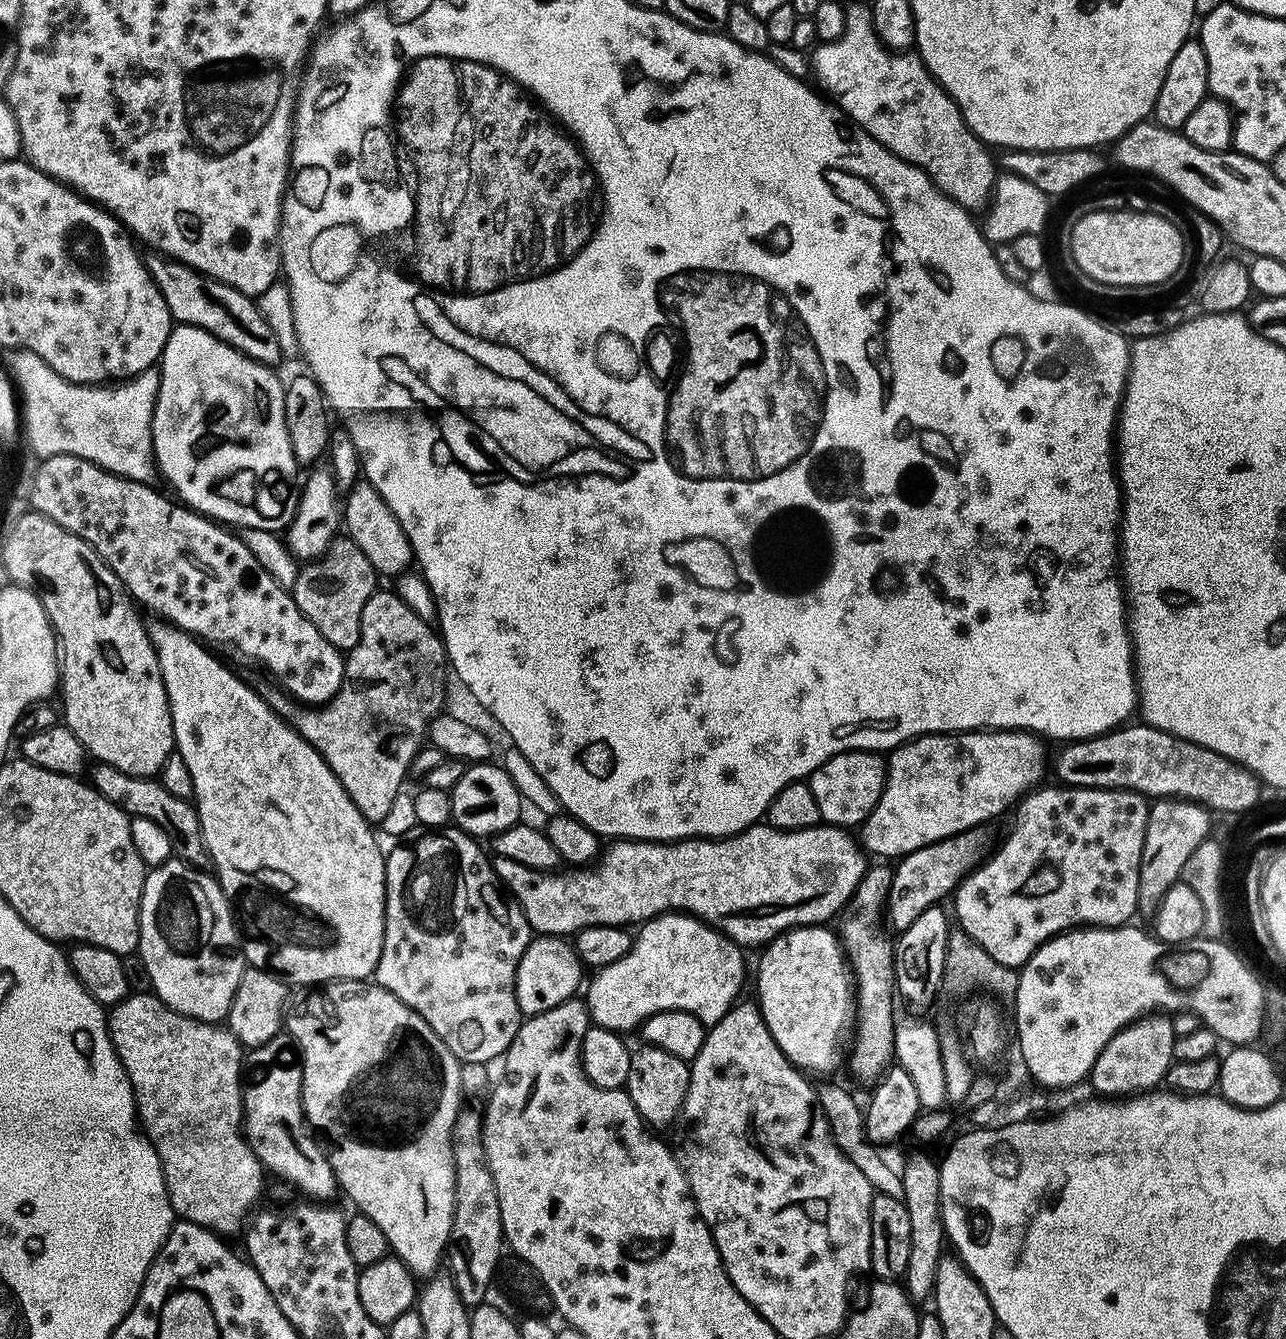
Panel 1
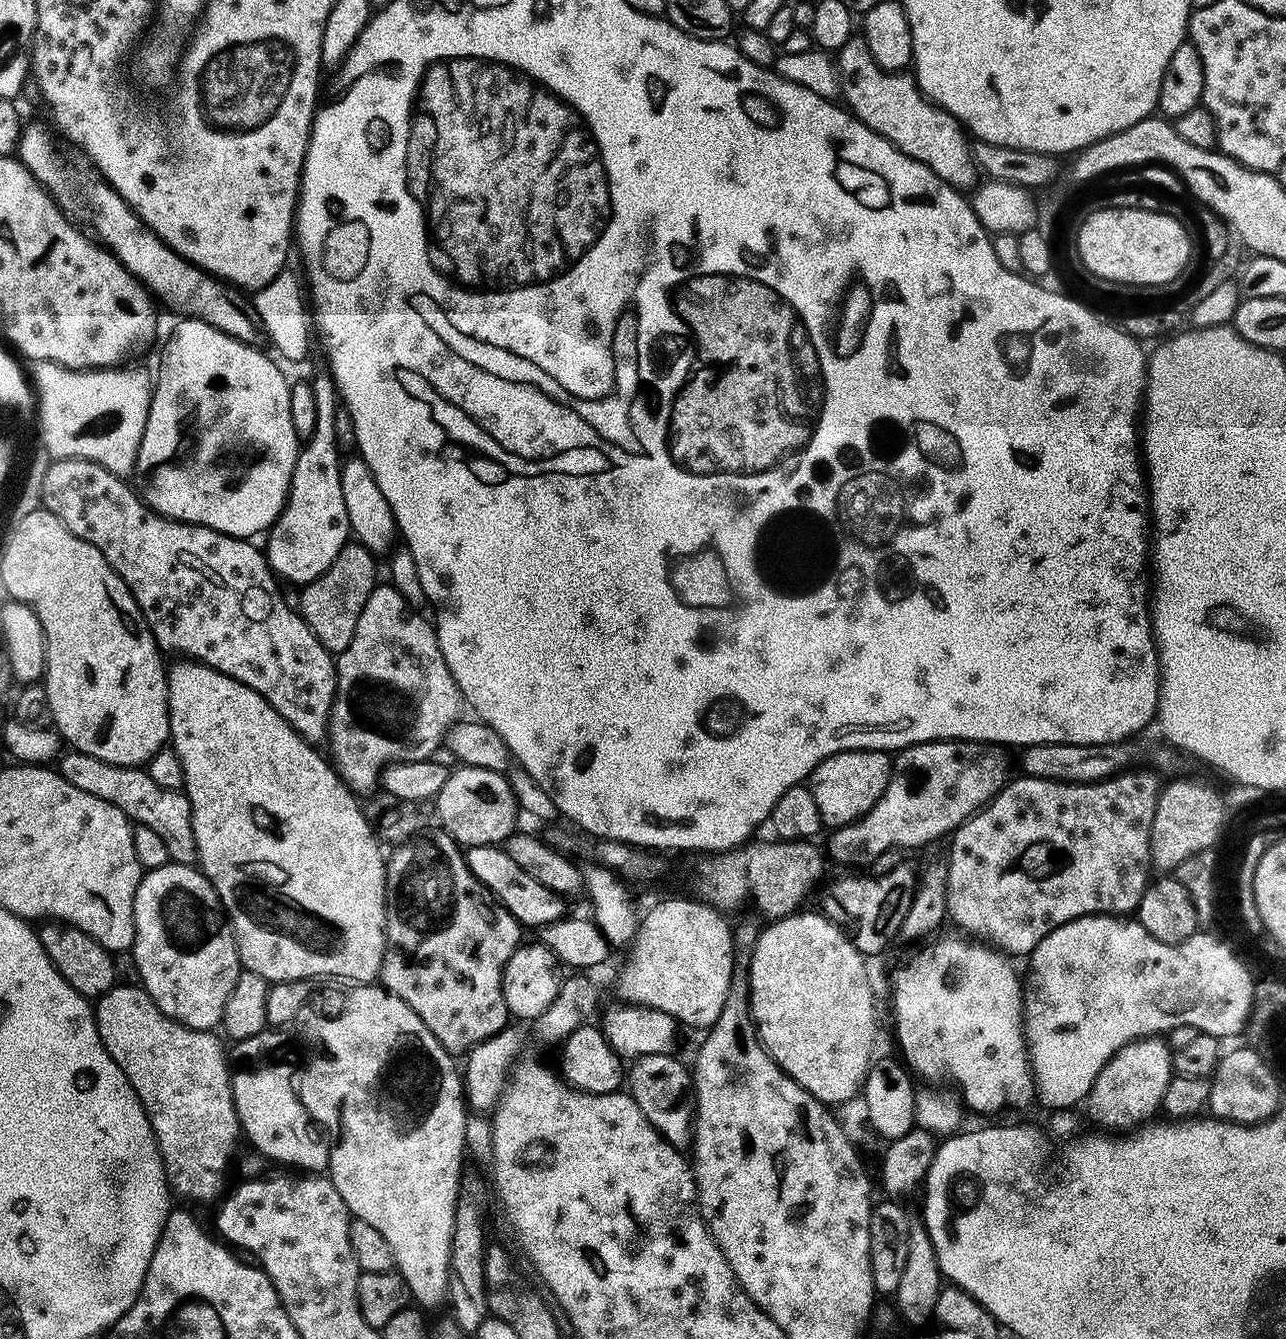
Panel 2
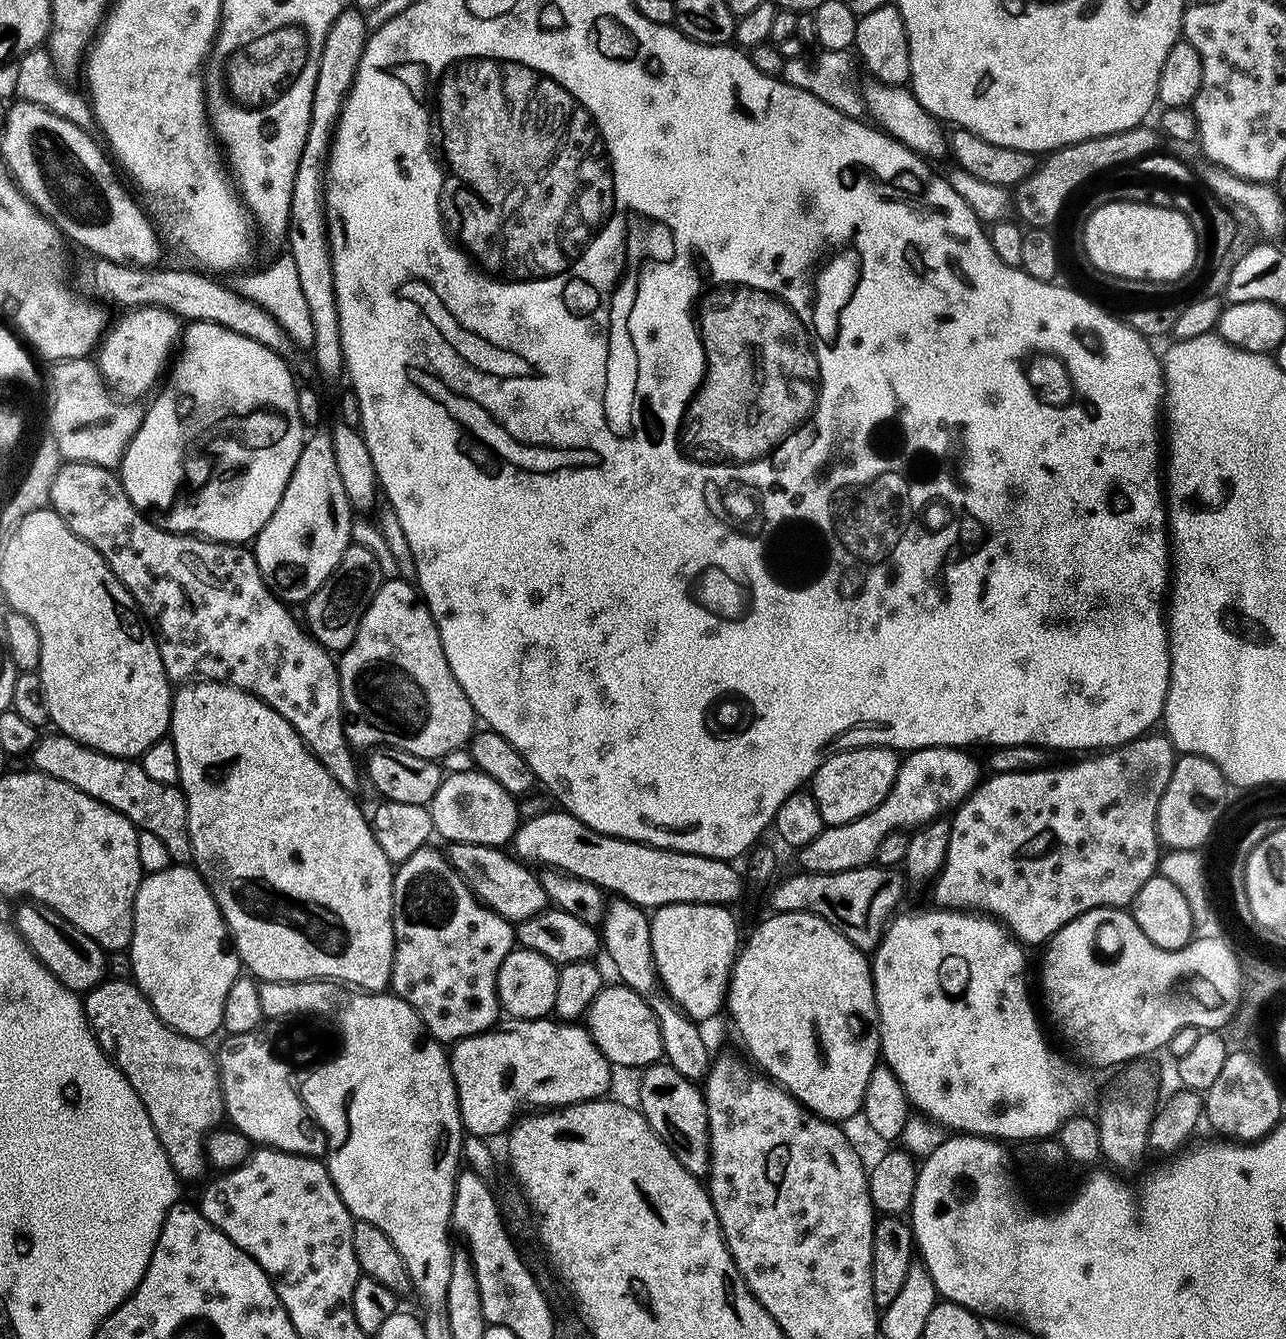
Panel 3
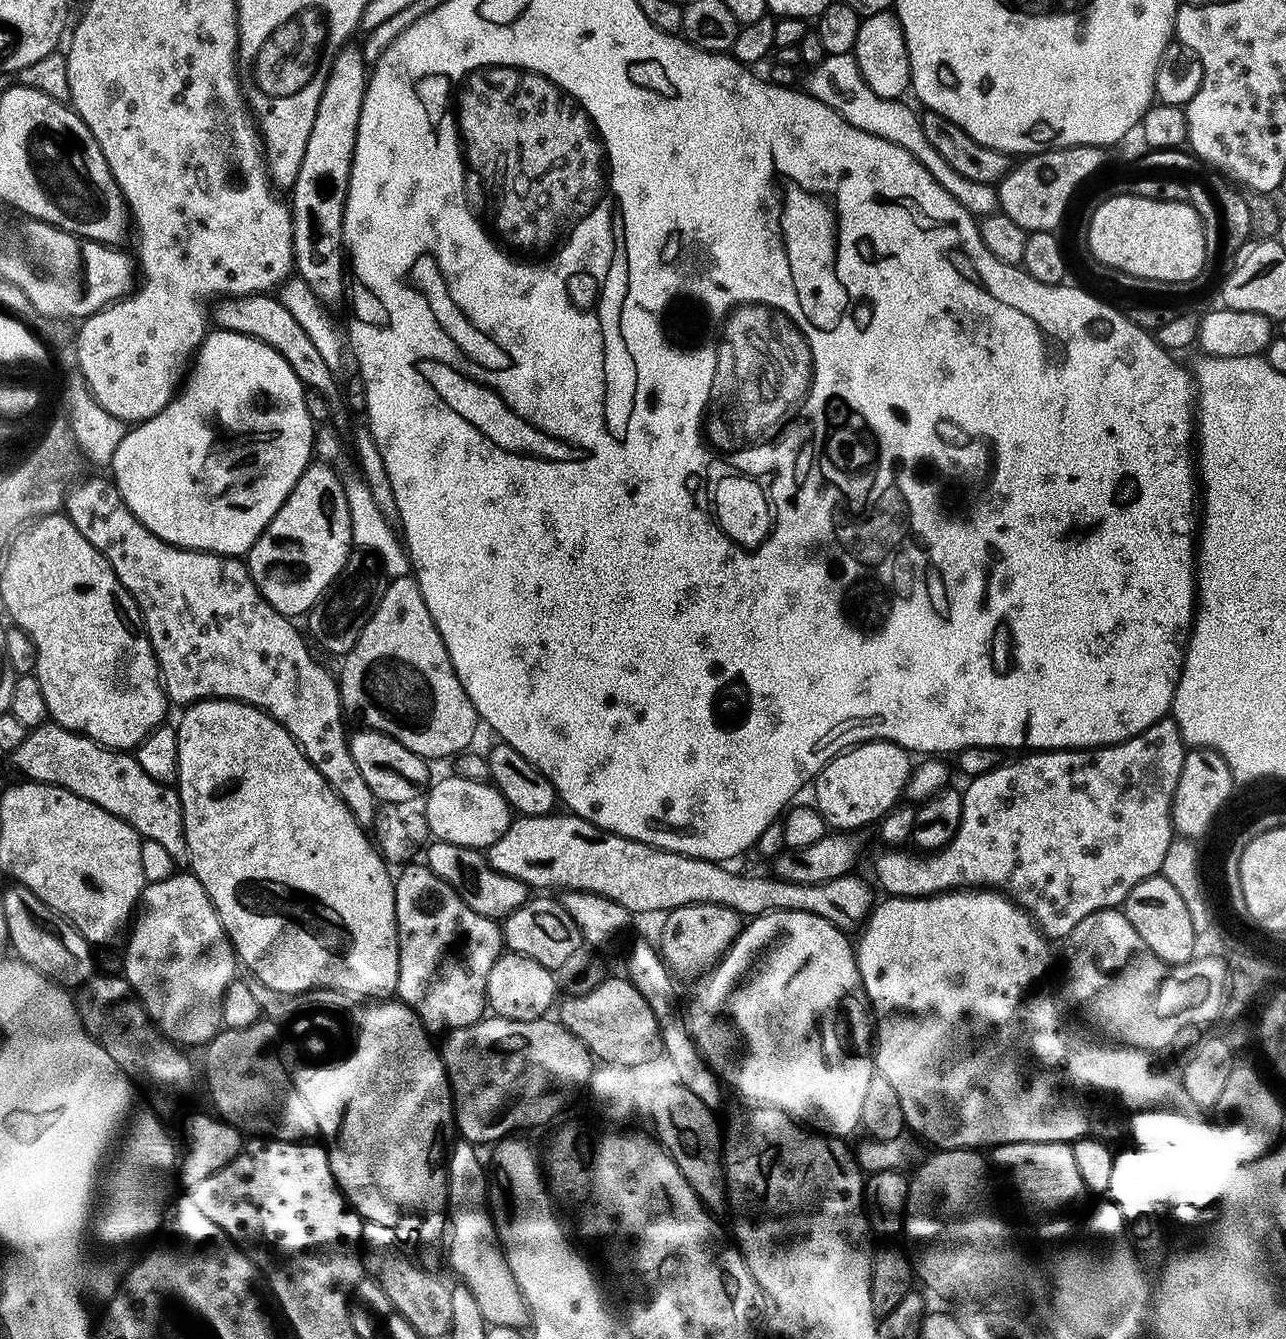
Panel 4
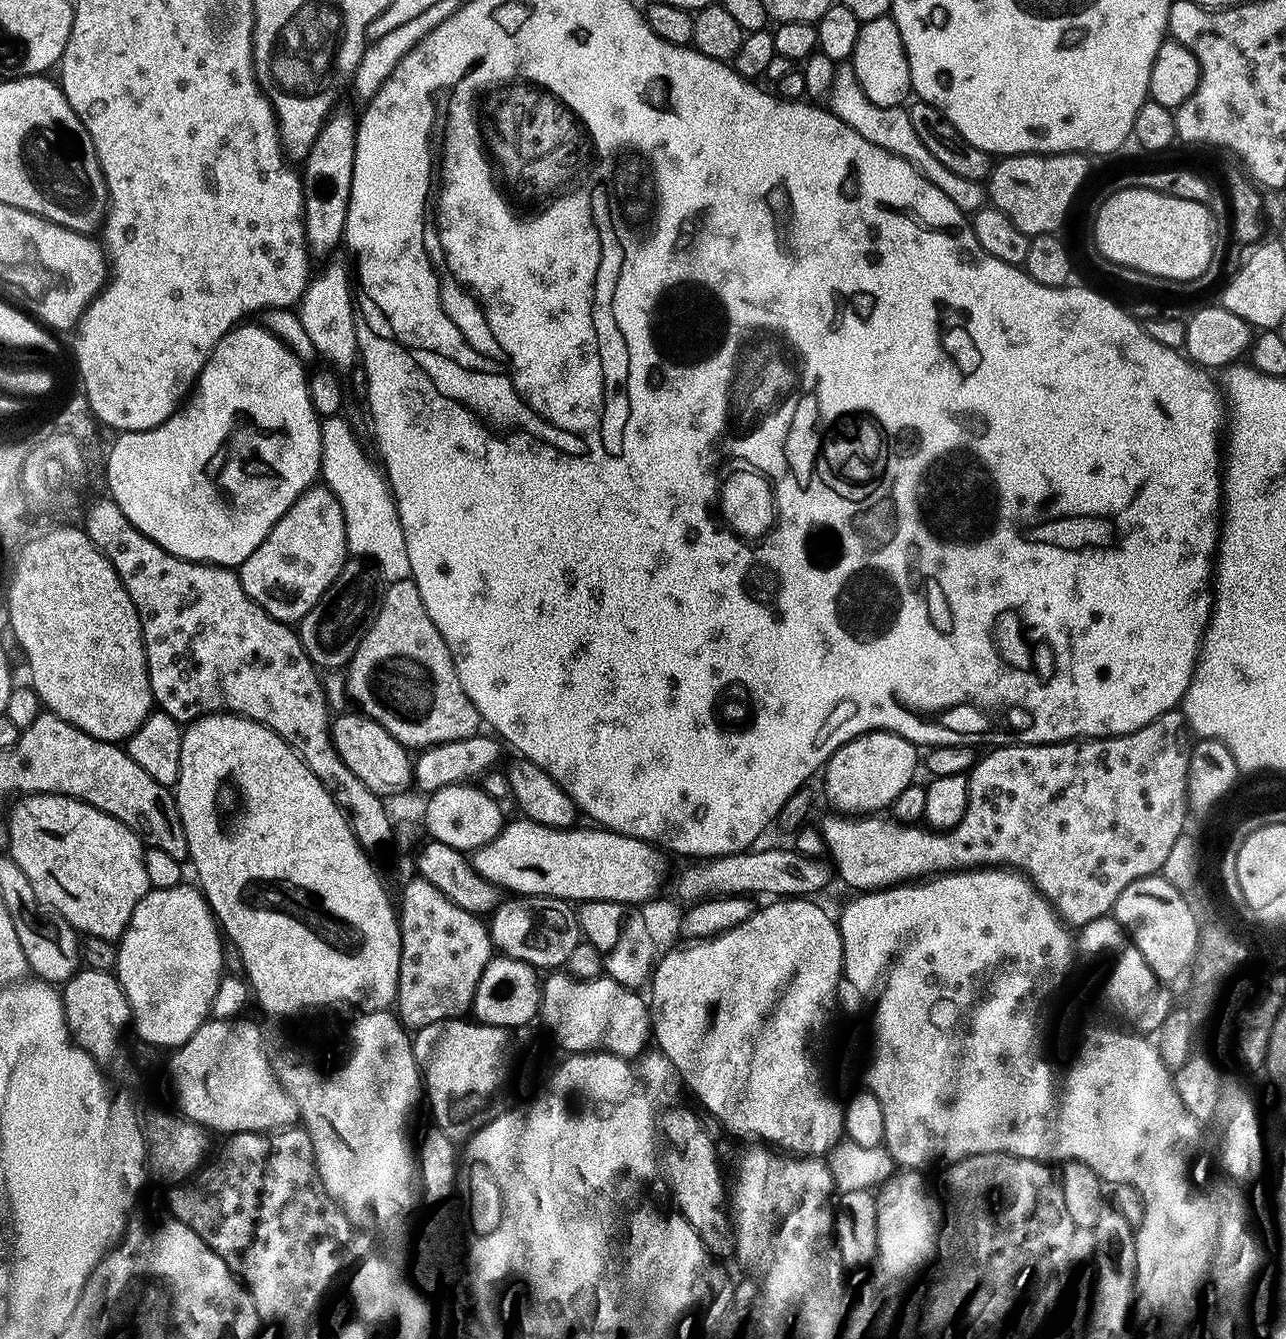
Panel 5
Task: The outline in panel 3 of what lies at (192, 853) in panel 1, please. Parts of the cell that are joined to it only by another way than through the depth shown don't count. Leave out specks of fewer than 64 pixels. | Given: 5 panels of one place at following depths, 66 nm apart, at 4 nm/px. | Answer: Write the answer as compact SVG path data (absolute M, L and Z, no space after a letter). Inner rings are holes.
M41 735L30 753L31 767L35 771L62 778L62 782L70 782L70 786L90 794L90 798L118 810L118 814L135 824L139 831L155 834L165 844L166 850L170 850L173 864L188 866L193 863L192 843L188 833L188 807L184 793L176 784L154 782L135 759L102 754L68 736L51 735Z

